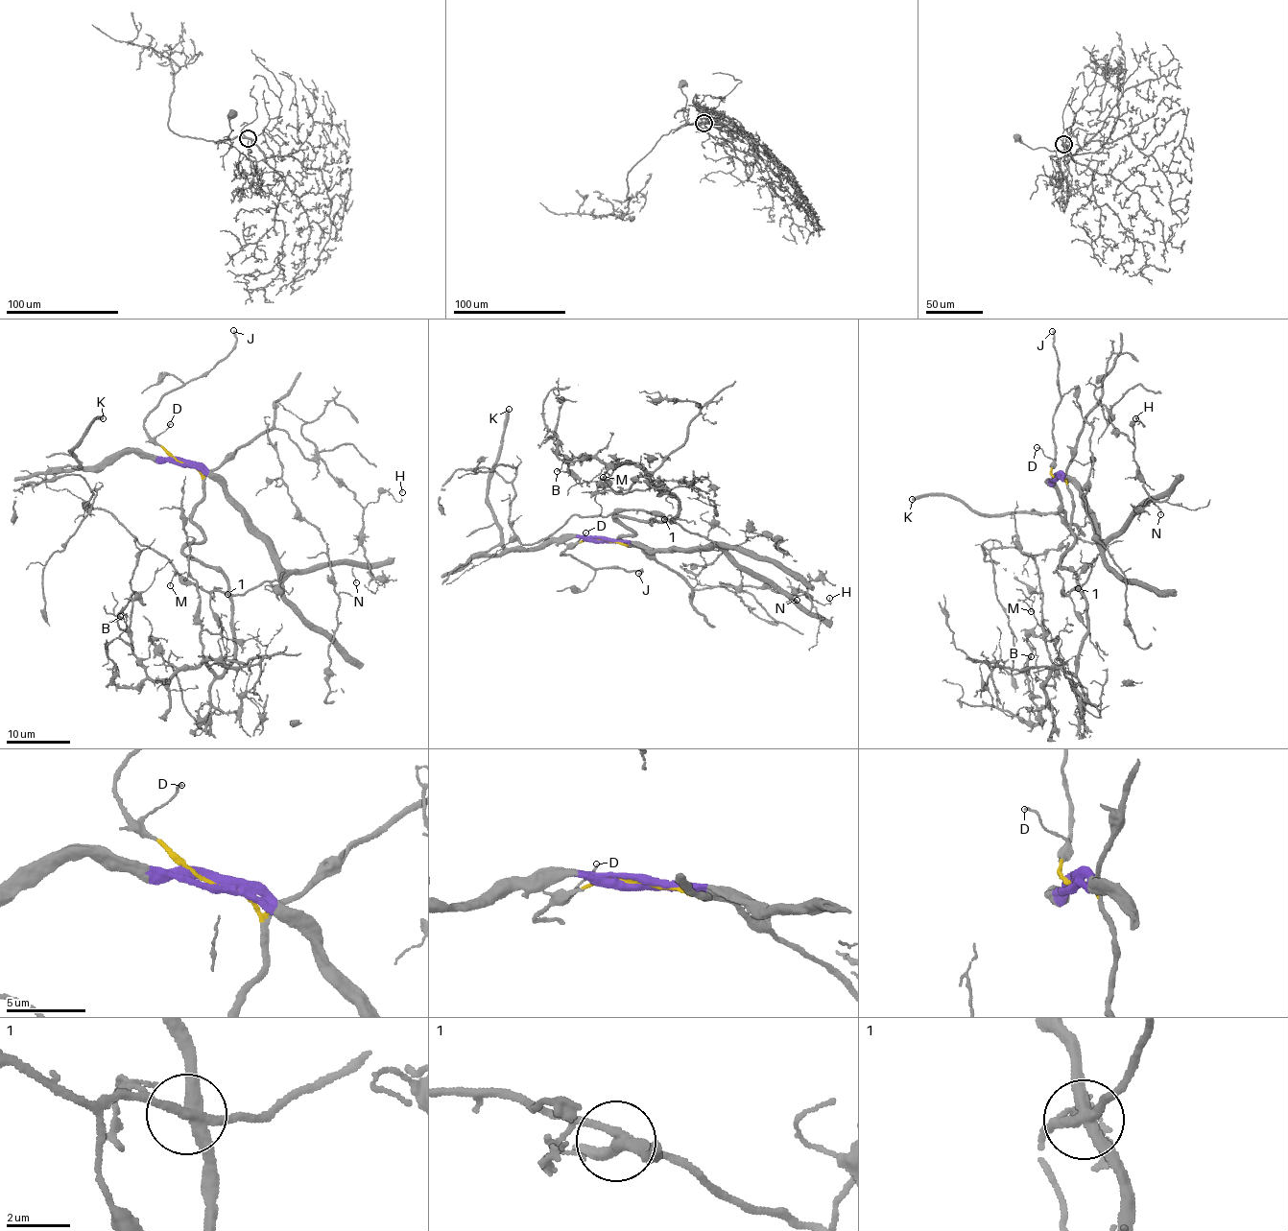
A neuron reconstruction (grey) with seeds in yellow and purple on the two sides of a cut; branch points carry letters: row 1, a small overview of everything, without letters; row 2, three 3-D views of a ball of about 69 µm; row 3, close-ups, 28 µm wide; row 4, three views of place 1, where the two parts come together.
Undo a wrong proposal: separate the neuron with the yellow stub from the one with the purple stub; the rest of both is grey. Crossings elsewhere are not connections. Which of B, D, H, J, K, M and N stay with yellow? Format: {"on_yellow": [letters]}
{"on_yellow": ["B", "D", "J", "M"]}

